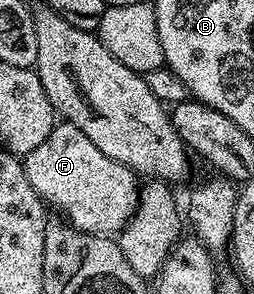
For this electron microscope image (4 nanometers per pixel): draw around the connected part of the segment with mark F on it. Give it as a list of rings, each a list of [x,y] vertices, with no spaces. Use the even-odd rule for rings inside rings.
[[[64,120],[53,127],[51,136],[30,154],[24,155],[25,175],[41,201],[62,210],[70,226],[88,234],[116,235],[133,218],[139,201],[139,178],[129,167],[103,156],[75,124]]]

